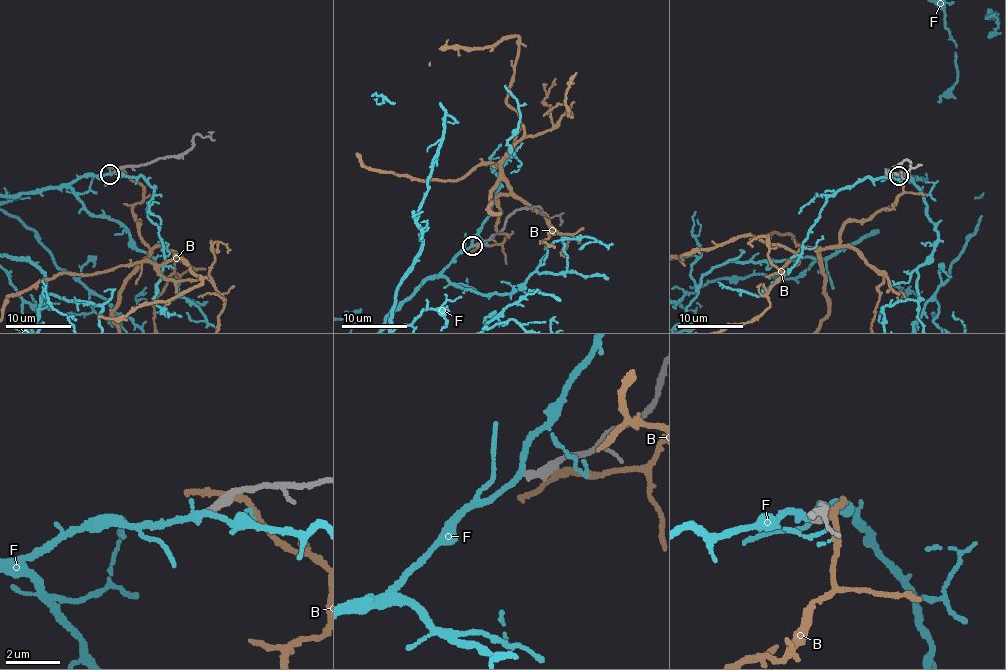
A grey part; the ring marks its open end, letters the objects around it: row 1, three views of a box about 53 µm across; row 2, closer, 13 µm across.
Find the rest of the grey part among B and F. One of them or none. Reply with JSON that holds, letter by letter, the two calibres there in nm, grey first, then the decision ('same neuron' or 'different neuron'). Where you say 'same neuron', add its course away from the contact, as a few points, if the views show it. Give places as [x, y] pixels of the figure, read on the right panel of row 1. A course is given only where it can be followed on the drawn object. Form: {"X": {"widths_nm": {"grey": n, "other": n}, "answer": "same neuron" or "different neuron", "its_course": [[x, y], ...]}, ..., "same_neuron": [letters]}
{"B": {"widths_nm": {"grey": 280, "other": 240}, "answer": "different neuron"}, "F": {"widths_nm": {"grey": 280, "other": 240}, "answer": "different neuron"}, "same_neuron": []}

